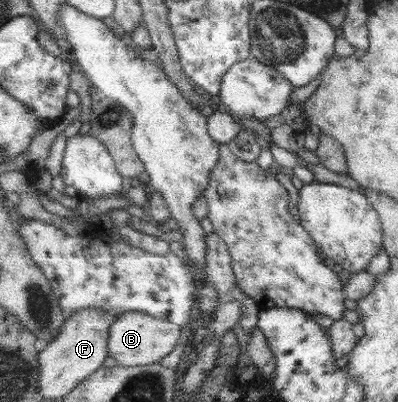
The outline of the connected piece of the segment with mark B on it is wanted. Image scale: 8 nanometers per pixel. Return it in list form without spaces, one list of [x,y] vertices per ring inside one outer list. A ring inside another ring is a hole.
[[[126,311],[110,327],[110,357],[127,367],[149,365],[167,357],[179,345],[181,326],[140,311]]]

